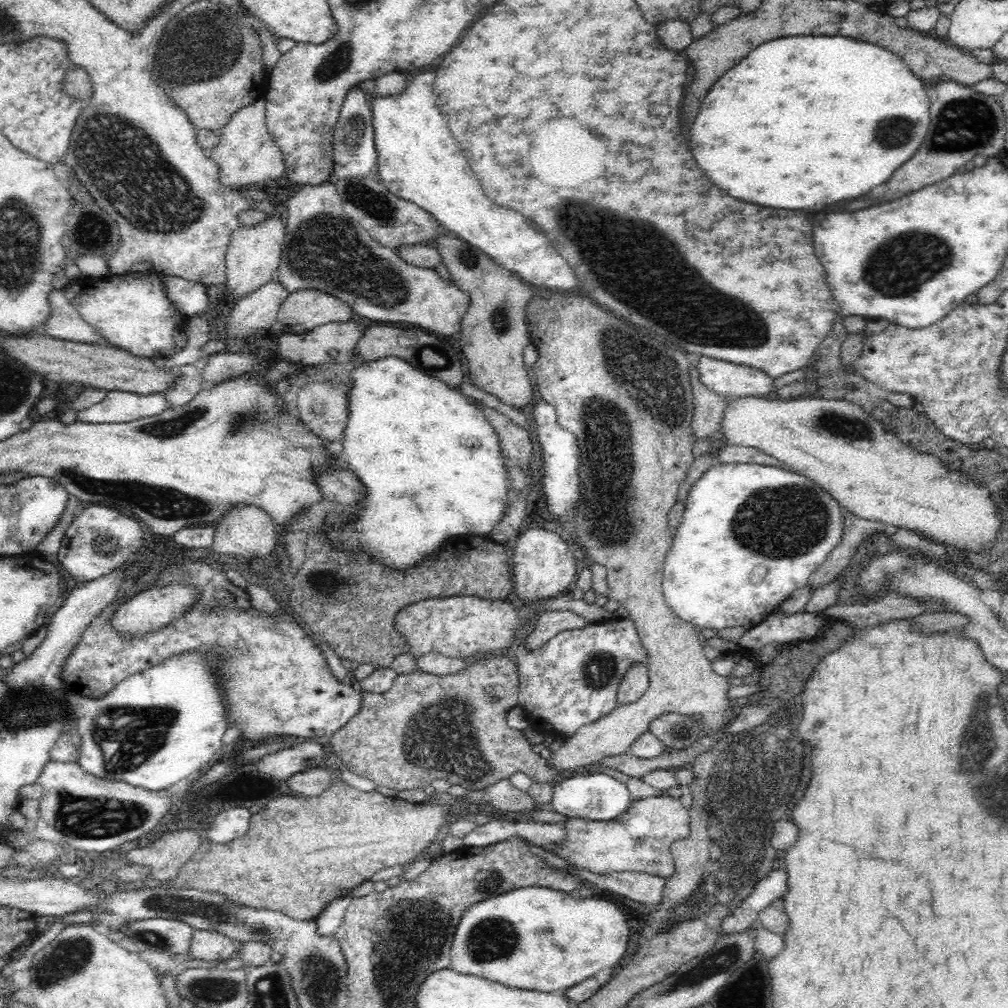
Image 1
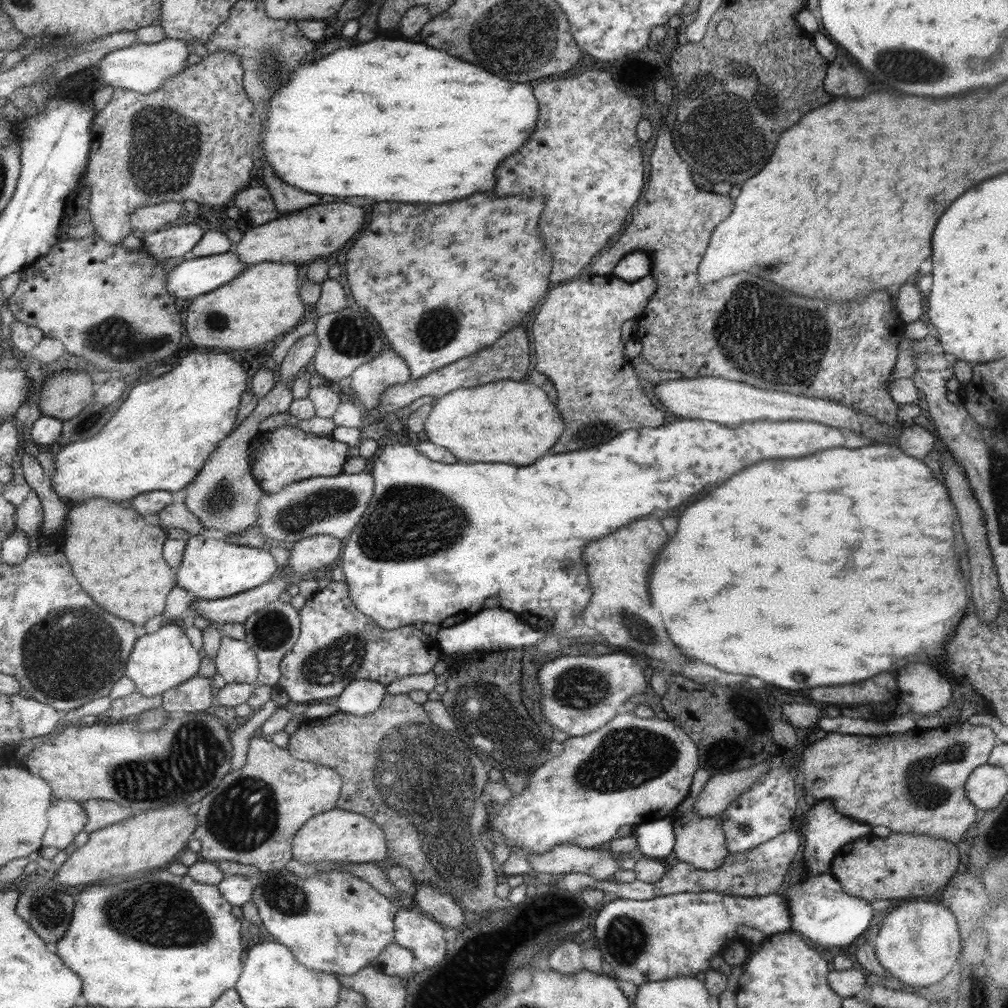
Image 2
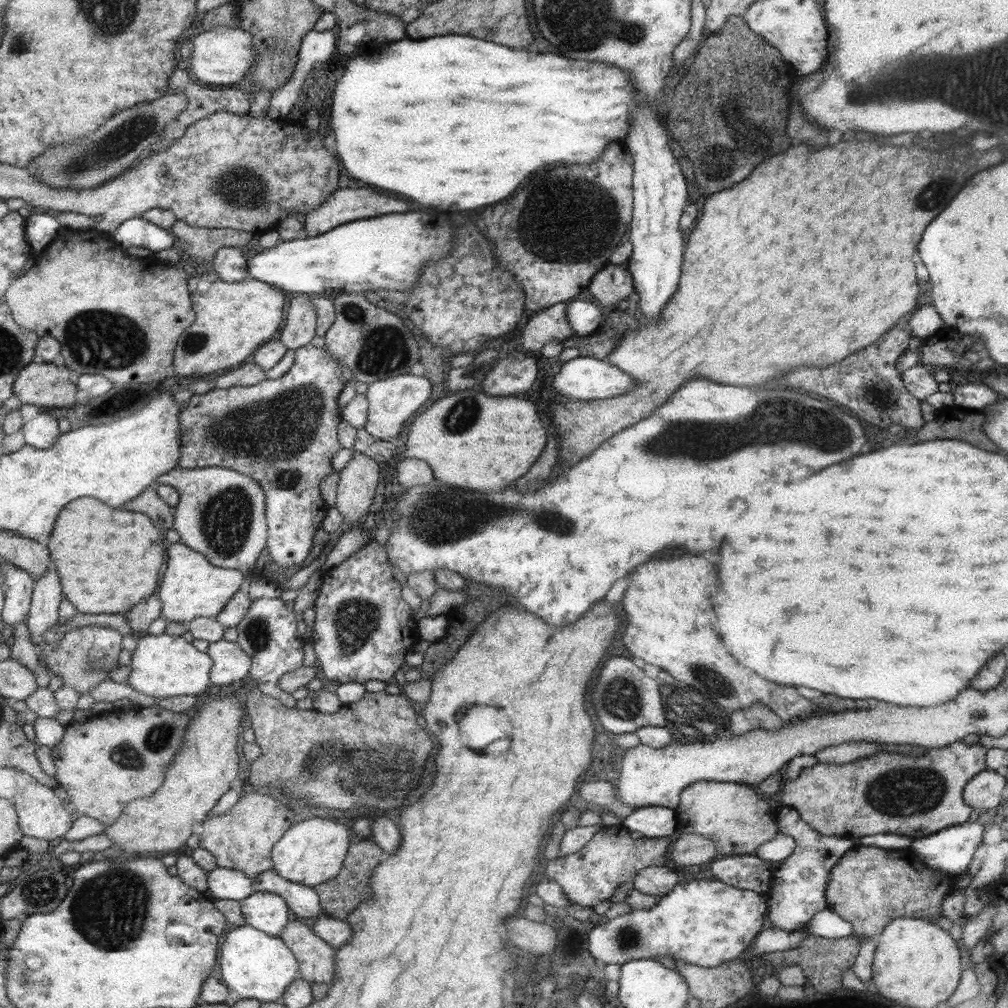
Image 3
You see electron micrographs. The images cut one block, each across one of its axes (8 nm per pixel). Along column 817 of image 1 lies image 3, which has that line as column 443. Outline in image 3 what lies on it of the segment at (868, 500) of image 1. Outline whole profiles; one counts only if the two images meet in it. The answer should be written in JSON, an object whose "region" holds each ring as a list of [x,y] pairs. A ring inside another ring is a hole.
{"region":[[[473,388],[455,391],[455,394],[444,395],[434,403],[430,403],[422,414],[413,419],[407,432],[405,451],[399,458],[417,458],[425,461],[432,467],[433,478],[441,480],[443,484],[481,492],[483,490],[499,492],[507,484],[517,480],[521,474],[525,474],[547,444],[548,426],[543,418],[541,418],[543,422],[539,420],[535,410],[537,408],[531,402],[517,397],[489,398],[489,395],[479,394]]]}

